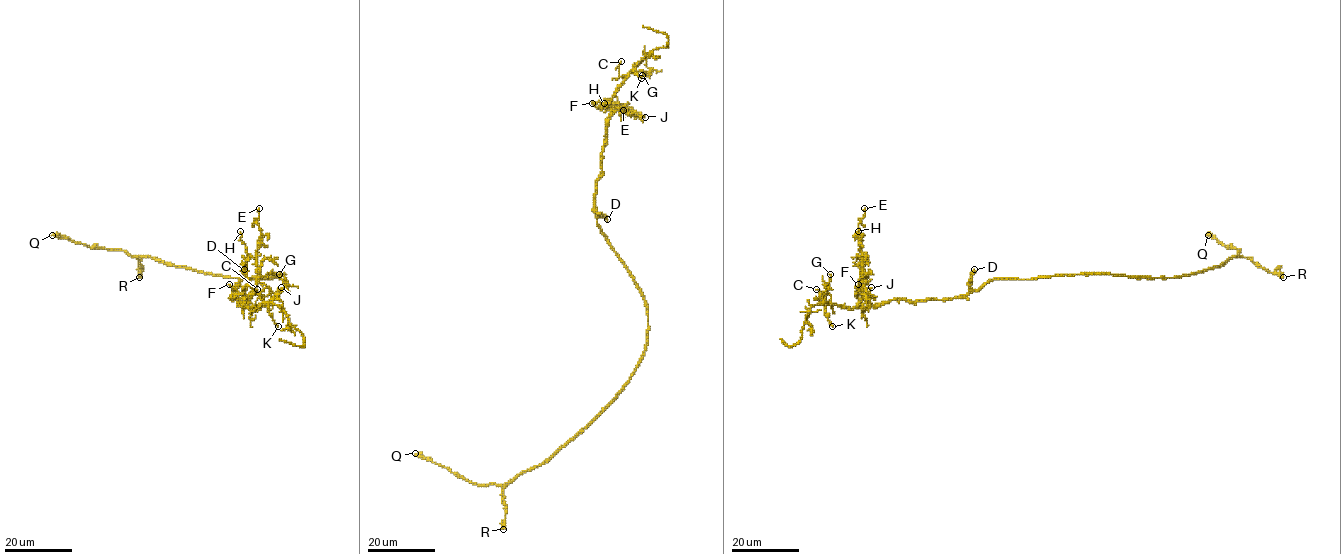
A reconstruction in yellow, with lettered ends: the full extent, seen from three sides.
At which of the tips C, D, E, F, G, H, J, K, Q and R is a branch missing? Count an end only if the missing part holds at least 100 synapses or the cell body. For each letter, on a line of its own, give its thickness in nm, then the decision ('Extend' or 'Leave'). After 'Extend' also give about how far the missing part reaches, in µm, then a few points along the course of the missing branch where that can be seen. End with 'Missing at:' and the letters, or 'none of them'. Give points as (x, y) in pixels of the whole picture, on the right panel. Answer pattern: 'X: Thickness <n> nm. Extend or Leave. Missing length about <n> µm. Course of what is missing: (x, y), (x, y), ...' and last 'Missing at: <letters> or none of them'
C: Thickness 190 nm. Leave
D: Thickness 460 nm. Leave
E: Thickness 200 nm. Leave
F: Thickness 160 nm. Leave
G: Thickness 150 nm. Leave
H: Thickness 100 nm. Leave
J: Thickness 90 nm. Leave
K: Thickness 130 nm. Leave
Q: Thickness 440 nm. Leave
R: Thickness 750 nm. Leave
Missing at: none of them

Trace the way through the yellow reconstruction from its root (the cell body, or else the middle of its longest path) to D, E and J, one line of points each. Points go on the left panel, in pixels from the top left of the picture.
D: (278, 276), (246, 278), (234, 290), (244, 269)
E: (278, 276), (243, 279), (232, 298), (246, 304), (256, 282), (259, 208)
J: (278, 276), (243, 279), (234, 289), (232, 298), (240, 299), (246, 304), (258, 283), (275, 293), (281, 287)

